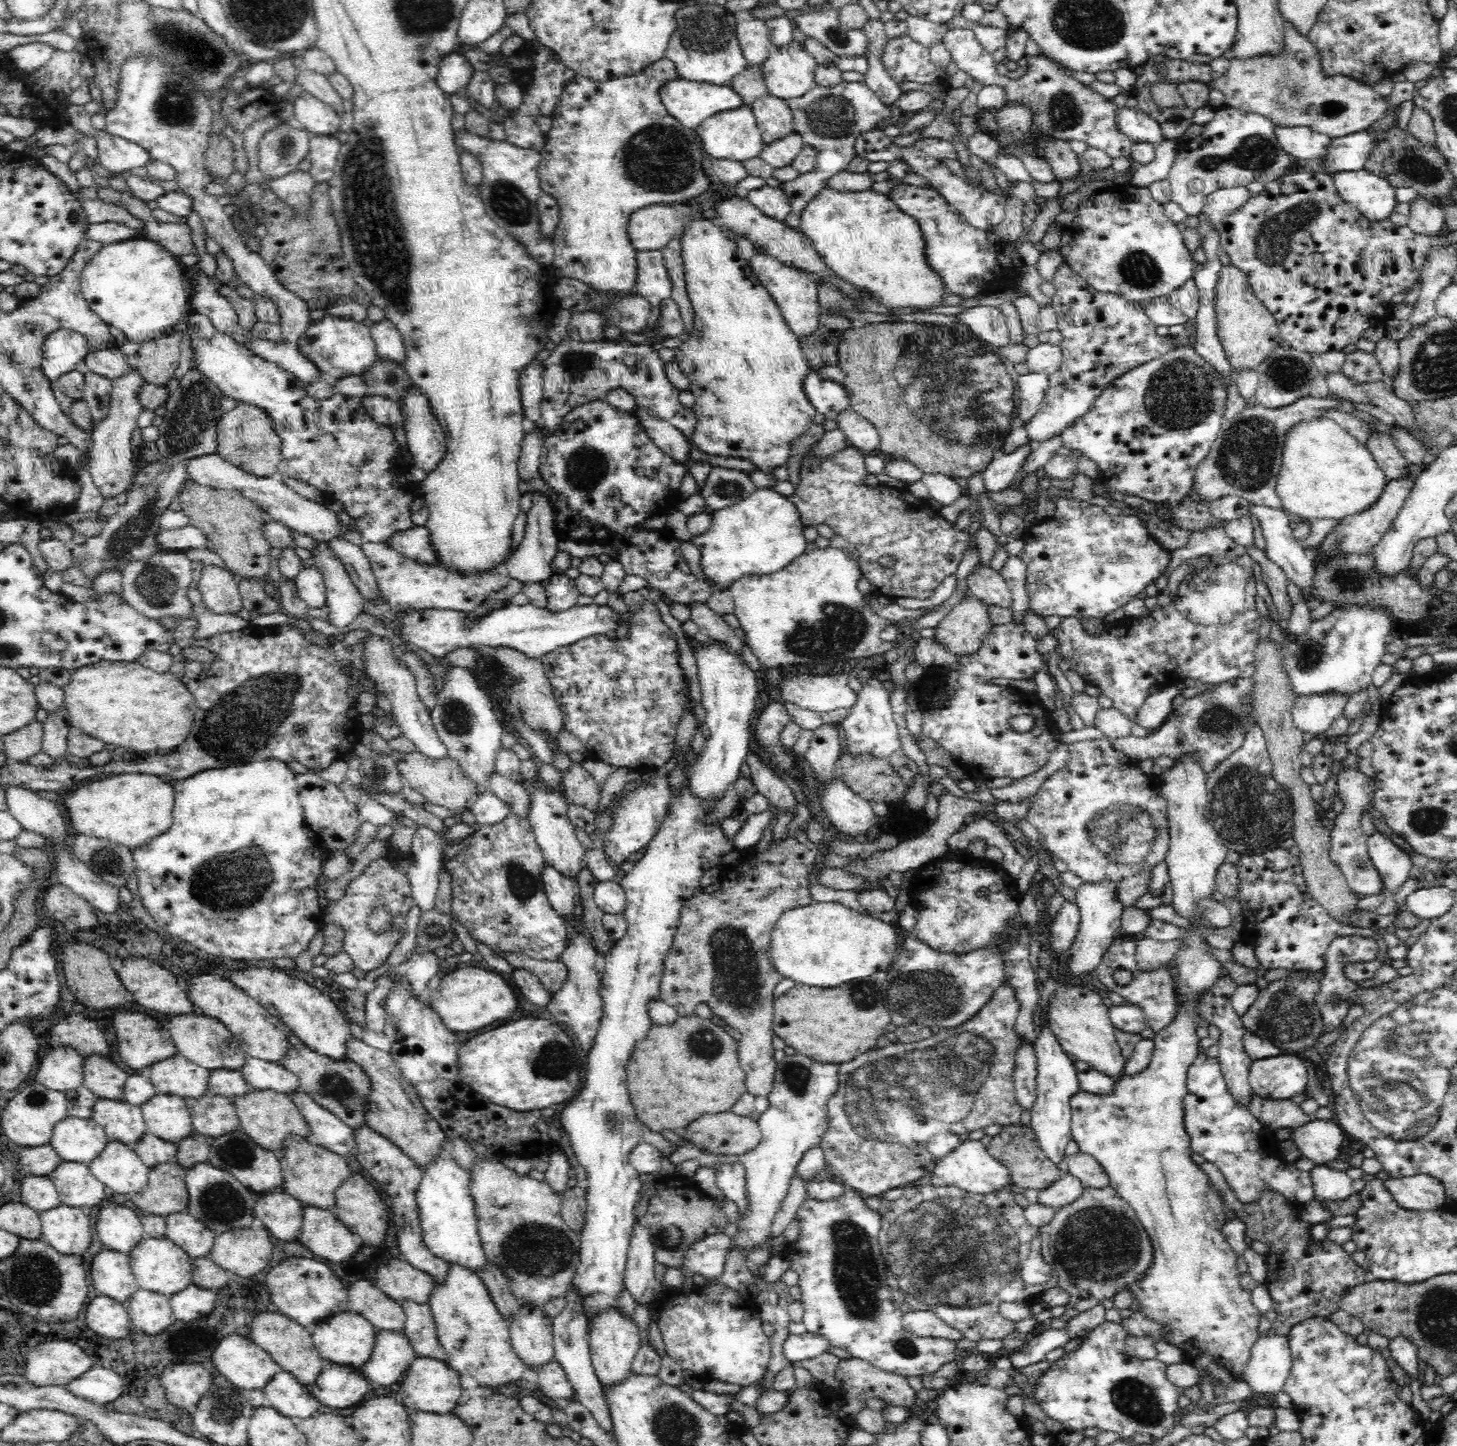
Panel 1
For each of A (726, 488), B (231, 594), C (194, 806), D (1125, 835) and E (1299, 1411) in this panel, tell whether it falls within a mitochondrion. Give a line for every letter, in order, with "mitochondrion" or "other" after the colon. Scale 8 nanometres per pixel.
A: mitochondrion
B: other
C: other
D: mitochondrion
E: other

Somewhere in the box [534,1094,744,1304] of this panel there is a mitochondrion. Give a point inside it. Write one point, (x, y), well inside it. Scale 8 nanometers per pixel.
(672, 1239)

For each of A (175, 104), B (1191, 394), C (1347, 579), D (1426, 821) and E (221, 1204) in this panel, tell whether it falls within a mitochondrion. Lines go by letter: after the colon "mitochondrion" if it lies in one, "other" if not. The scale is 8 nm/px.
A: mitochondrion
B: mitochondrion
C: mitochondrion
D: mitochondrion
E: mitochondrion

